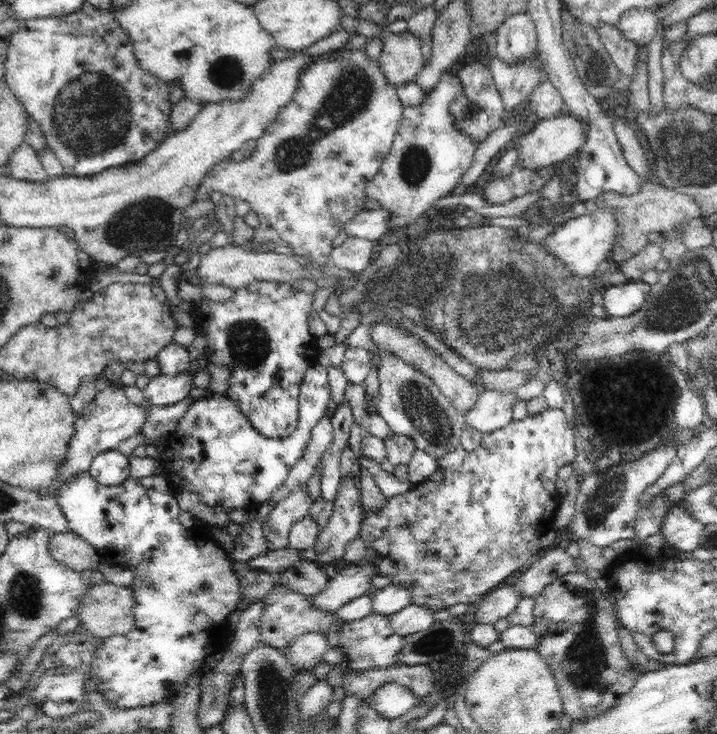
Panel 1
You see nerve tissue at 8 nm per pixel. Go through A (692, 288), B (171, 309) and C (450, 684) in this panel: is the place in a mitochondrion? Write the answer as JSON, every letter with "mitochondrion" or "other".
{"A":"mitochondrion","B":"other","C":"other"}

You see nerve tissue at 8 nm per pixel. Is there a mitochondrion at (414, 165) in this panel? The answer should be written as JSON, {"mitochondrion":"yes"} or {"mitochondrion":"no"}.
{"mitochondrion":"yes"}

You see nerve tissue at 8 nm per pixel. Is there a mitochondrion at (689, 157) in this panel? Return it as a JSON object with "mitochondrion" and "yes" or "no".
{"mitochondrion":"yes"}

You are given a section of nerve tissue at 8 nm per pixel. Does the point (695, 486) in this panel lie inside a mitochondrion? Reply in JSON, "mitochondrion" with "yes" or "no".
{"mitochondrion":"no"}

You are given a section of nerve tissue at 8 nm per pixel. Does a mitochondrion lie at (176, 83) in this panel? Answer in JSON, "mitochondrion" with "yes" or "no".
{"mitochondrion":"no"}

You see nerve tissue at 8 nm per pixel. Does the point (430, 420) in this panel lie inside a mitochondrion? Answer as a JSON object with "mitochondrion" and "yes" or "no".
{"mitochondrion":"yes"}

